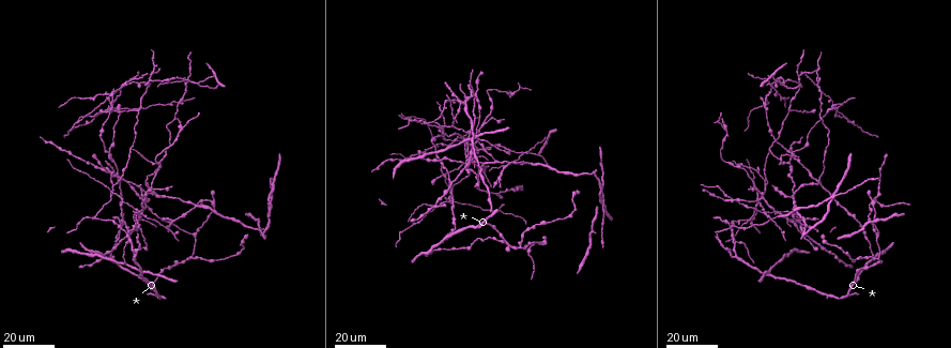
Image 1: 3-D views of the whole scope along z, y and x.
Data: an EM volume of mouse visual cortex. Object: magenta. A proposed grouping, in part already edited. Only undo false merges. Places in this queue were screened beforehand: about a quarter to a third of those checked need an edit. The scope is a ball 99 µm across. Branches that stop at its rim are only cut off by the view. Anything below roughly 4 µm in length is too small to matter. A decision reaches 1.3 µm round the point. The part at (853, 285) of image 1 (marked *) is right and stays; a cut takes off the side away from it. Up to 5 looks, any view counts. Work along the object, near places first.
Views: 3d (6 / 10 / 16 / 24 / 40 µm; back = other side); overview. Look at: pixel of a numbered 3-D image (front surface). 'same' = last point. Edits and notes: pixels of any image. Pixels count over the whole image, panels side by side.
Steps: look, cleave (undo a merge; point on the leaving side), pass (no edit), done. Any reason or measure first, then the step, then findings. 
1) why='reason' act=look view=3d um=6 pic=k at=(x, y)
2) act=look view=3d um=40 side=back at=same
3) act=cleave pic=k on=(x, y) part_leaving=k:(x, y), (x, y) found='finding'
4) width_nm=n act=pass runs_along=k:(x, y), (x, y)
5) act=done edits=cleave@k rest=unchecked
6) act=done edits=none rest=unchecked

why='calibre changes' act=look view=3d um=16 pic=1 at=(816, 184)

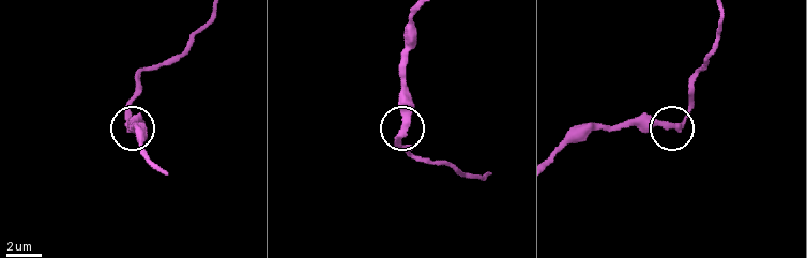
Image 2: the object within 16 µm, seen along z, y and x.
act=look view=3d um=10 pic=2 at=(405, 129)

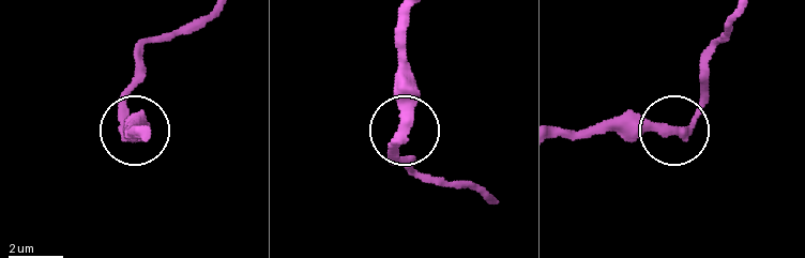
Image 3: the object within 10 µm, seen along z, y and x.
act=cleave pic=3 on=(125, 92) part_leaving=3:(120, 123), (140, 49), (188, 33), (210, 14) found='a second neuron is stuck on'

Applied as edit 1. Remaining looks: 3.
why='side arm on a straight run' act=look view=3d um=16 pic=1 at=(93, 217)

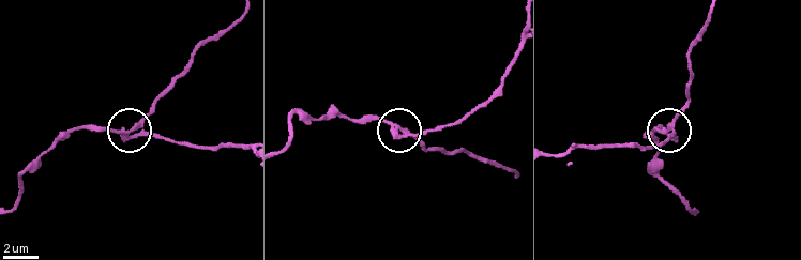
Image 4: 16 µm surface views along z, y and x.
why='zoom in' act=look view=3d um=6 pic=4 at=(141, 121)

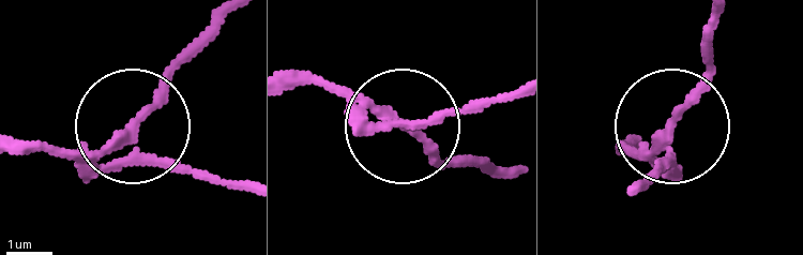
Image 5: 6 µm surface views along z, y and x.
width_nm=180 act=pass found='all the same neuron'

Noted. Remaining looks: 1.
act=done edits=cleave@3 rest=unchecked

